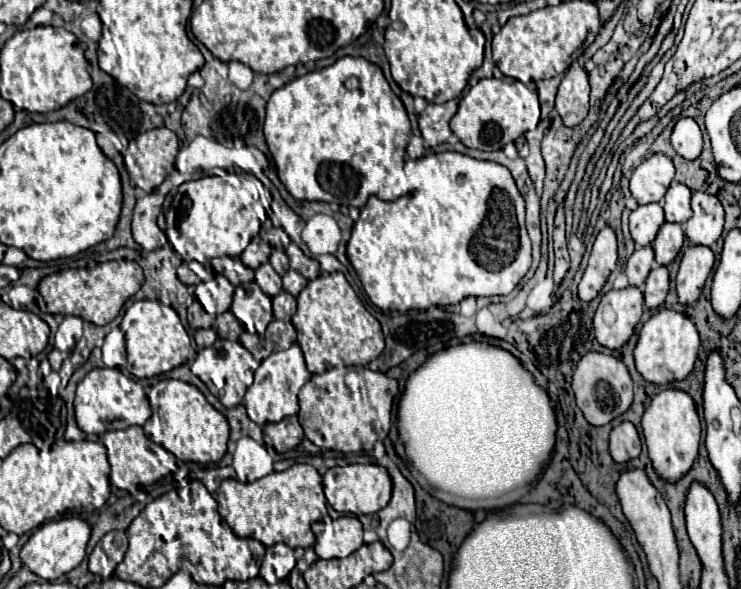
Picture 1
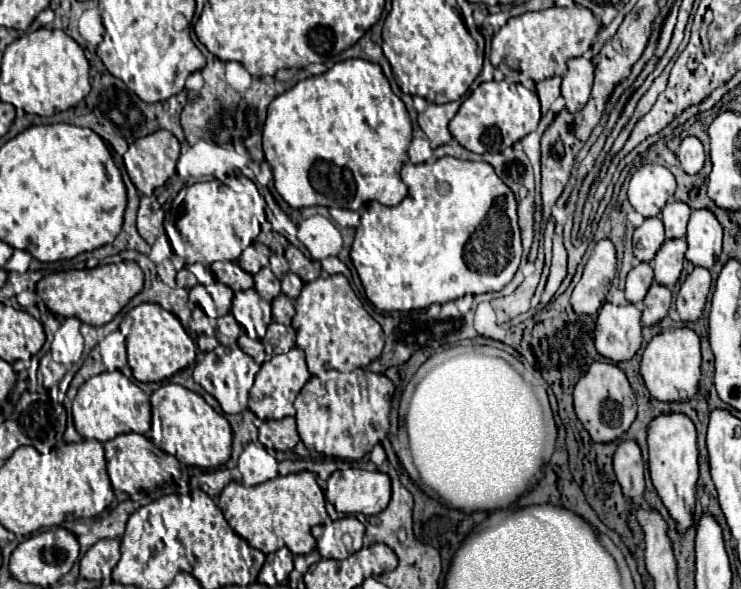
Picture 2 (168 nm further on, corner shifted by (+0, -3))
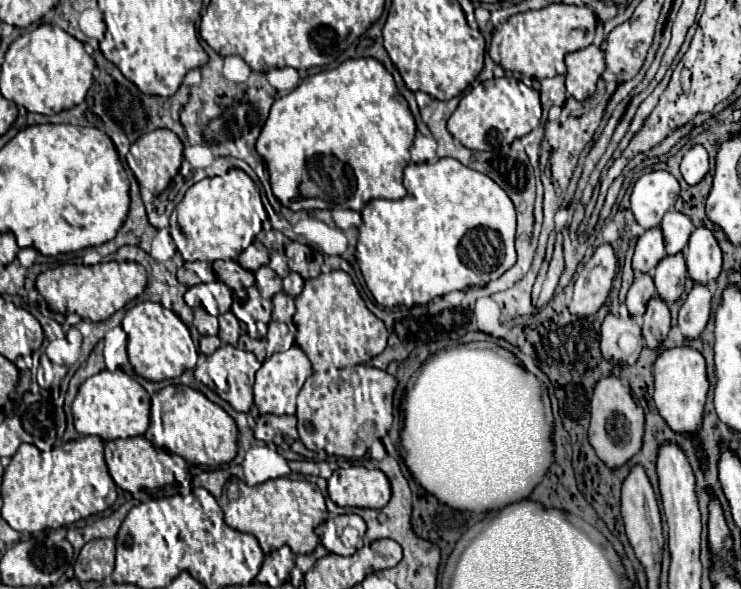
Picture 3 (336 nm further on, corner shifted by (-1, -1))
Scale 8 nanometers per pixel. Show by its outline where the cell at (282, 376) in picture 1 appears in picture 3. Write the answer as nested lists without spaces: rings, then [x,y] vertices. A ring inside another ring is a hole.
[[[292,345],[284,353],[274,353],[270,359],[262,363],[262,367],[256,371],[254,381],[254,405],[260,415],[272,413],[272,415],[294,415],[296,413],[296,395],[302,389],[304,381],[312,375],[312,365],[306,353]]]

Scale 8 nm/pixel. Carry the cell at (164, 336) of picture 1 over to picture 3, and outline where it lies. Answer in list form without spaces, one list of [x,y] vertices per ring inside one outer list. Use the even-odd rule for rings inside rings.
[[[142,301],[132,309],[128,309],[122,321],[122,329],[128,335],[130,365],[140,377],[148,381],[164,381],[164,379],[180,377],[186,369],[194,369],[198,351],[190,337],[188,327],[174,311],[162,307],[160,303]]]

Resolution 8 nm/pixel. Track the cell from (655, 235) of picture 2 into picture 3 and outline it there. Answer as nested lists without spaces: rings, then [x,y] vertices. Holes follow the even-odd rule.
[[[652,227],[638,237],[632,267],[634,267],[634,271],[648,273],[658,265],[658,261],[664,255],[666,255],[666,249],[664,249],[662,231],[660,231],[660,227]]]

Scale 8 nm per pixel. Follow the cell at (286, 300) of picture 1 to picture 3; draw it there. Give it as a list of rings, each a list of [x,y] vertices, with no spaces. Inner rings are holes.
[[[280,291],[278,295],[274,295],[272,305],[274,305],[274,311],[272,311],[271,319],[286,323],[292,332],[296,332],[296,327],[293,323],[294,299]]]

